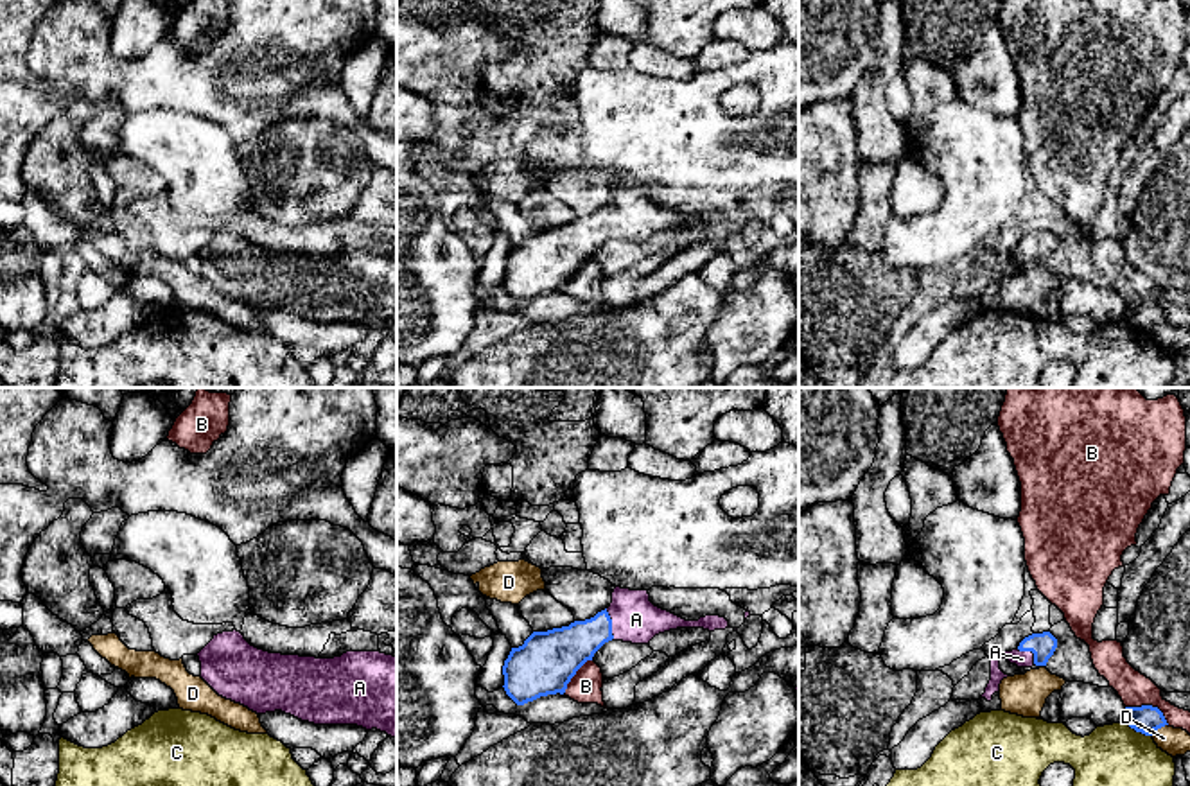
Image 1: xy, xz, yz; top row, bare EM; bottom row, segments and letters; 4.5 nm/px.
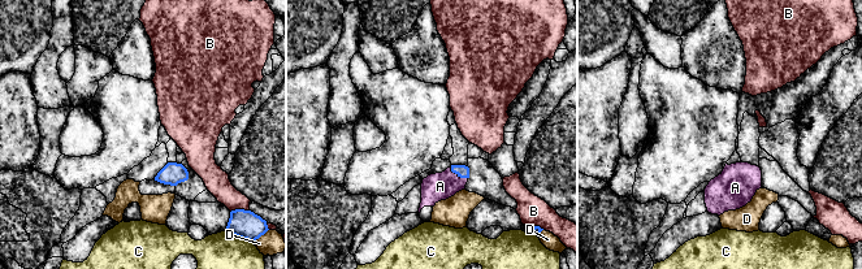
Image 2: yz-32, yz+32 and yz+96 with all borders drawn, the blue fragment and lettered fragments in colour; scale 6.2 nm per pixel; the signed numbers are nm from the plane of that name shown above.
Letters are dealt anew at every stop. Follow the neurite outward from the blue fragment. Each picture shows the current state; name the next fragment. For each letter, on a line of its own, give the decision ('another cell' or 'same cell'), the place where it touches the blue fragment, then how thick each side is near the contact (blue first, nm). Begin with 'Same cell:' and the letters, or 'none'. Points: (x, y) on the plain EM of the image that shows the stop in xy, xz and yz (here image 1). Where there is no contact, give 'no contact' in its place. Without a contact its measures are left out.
Same cell: A
A: same cell | xz (611, 221) | 220/220 nm
B: another cell | yz (1149, 304) | 120/150 nm
C: another cell | yz (1137, 329) | 120/440 nm
D: another cell | yz (1158, 325) | 120/130 nm

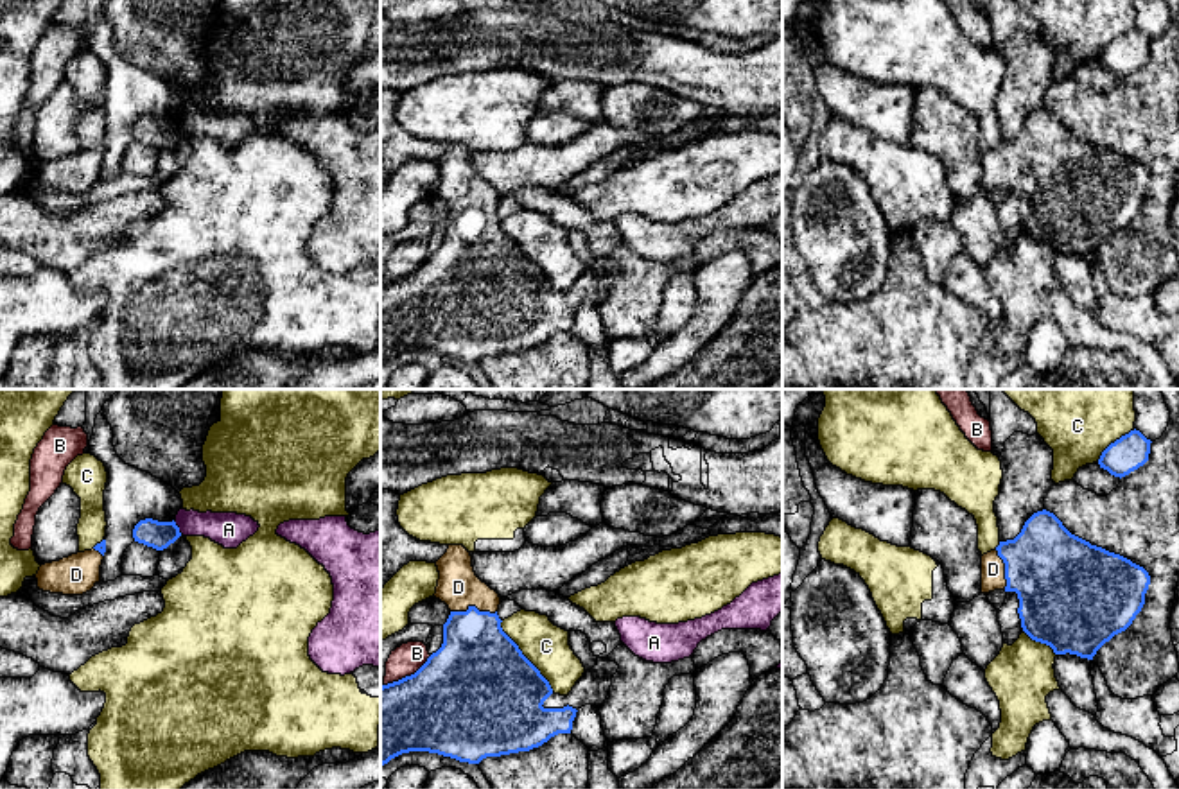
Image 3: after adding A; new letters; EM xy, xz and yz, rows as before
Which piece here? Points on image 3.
Same cell: D
A: another cell | xy (178, 126) | 130/160 nm
B: another cell | xz (408, 275) | 460/140 nm
C: another cell | xz (524, 255) | 500/200 nm
D: same cell | xz (474, 205) | 360/190 nm

